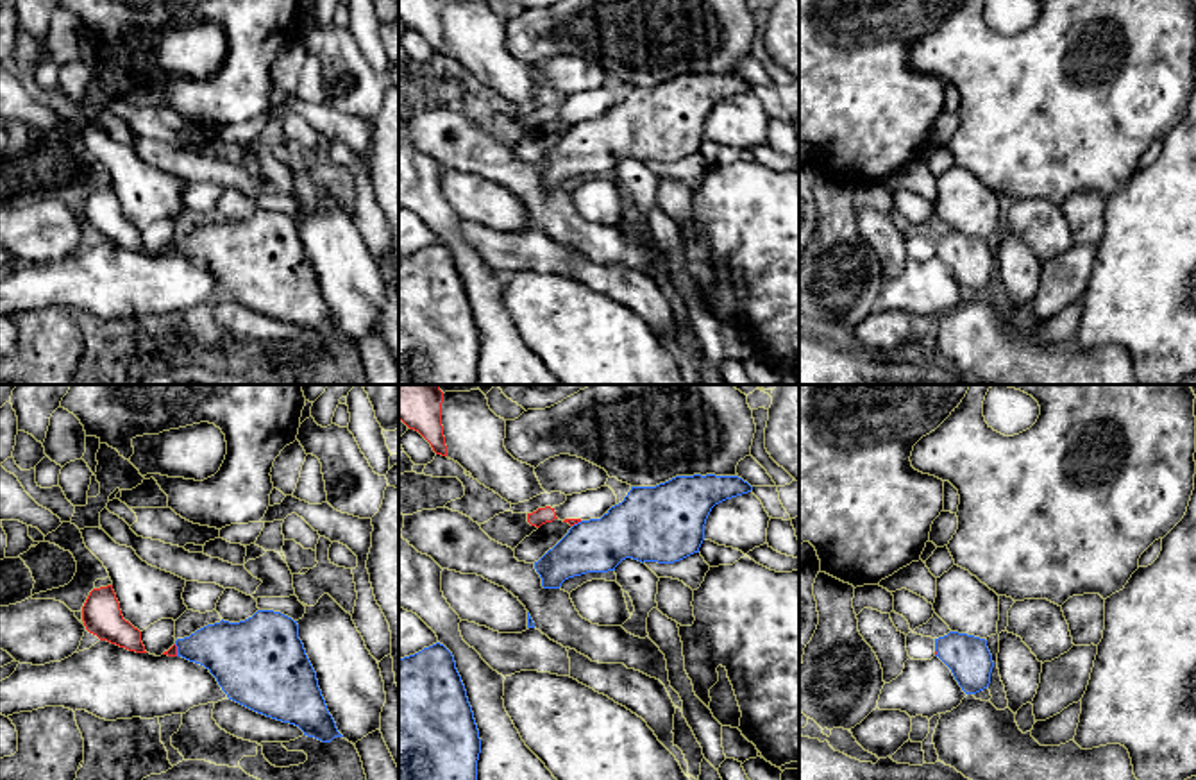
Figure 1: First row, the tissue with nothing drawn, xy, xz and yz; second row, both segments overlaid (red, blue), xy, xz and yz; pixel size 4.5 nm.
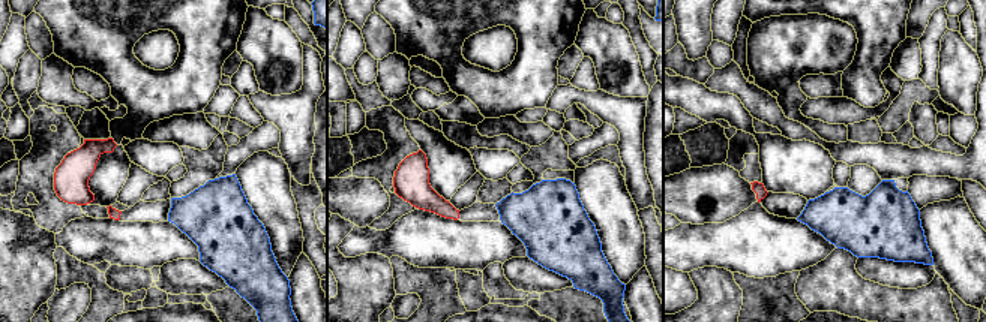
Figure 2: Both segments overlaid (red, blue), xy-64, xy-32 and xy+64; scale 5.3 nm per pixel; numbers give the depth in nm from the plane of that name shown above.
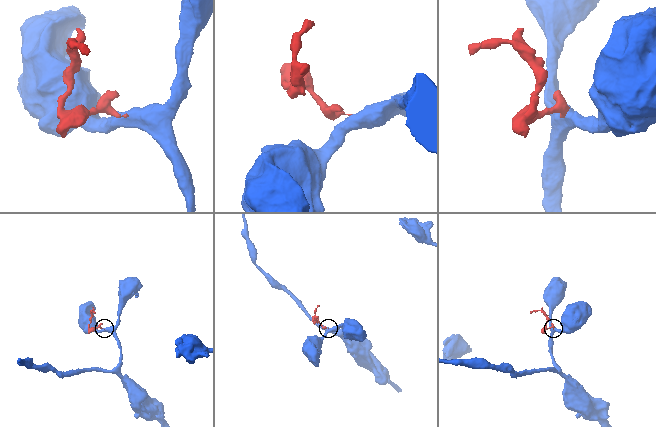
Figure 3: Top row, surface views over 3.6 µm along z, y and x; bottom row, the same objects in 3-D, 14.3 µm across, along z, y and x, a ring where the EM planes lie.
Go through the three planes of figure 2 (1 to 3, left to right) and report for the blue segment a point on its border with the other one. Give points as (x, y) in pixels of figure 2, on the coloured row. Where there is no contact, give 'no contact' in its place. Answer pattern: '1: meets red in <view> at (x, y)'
1: no contact
2: no contact
3: no contact

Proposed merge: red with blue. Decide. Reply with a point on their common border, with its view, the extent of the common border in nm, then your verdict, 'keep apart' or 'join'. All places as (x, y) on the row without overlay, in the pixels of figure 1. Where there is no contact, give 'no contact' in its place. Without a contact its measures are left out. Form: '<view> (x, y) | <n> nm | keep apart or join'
xy (176, 249) | 60 nm | keep apart

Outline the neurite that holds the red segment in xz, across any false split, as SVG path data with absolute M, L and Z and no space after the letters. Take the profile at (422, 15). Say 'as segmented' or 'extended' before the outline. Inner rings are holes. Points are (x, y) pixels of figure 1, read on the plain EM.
as segmented; M399 0L399 18L418 30L436 54L447 55L447 45L442 25L443 0Z

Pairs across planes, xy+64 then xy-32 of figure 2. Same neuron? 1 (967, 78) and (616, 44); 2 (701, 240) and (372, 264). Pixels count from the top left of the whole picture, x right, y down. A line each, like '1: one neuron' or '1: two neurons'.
1: one neuron
2: two neurons

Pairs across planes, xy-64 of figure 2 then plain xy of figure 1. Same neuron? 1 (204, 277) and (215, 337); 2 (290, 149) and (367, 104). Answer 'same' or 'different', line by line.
1: different
2: different

